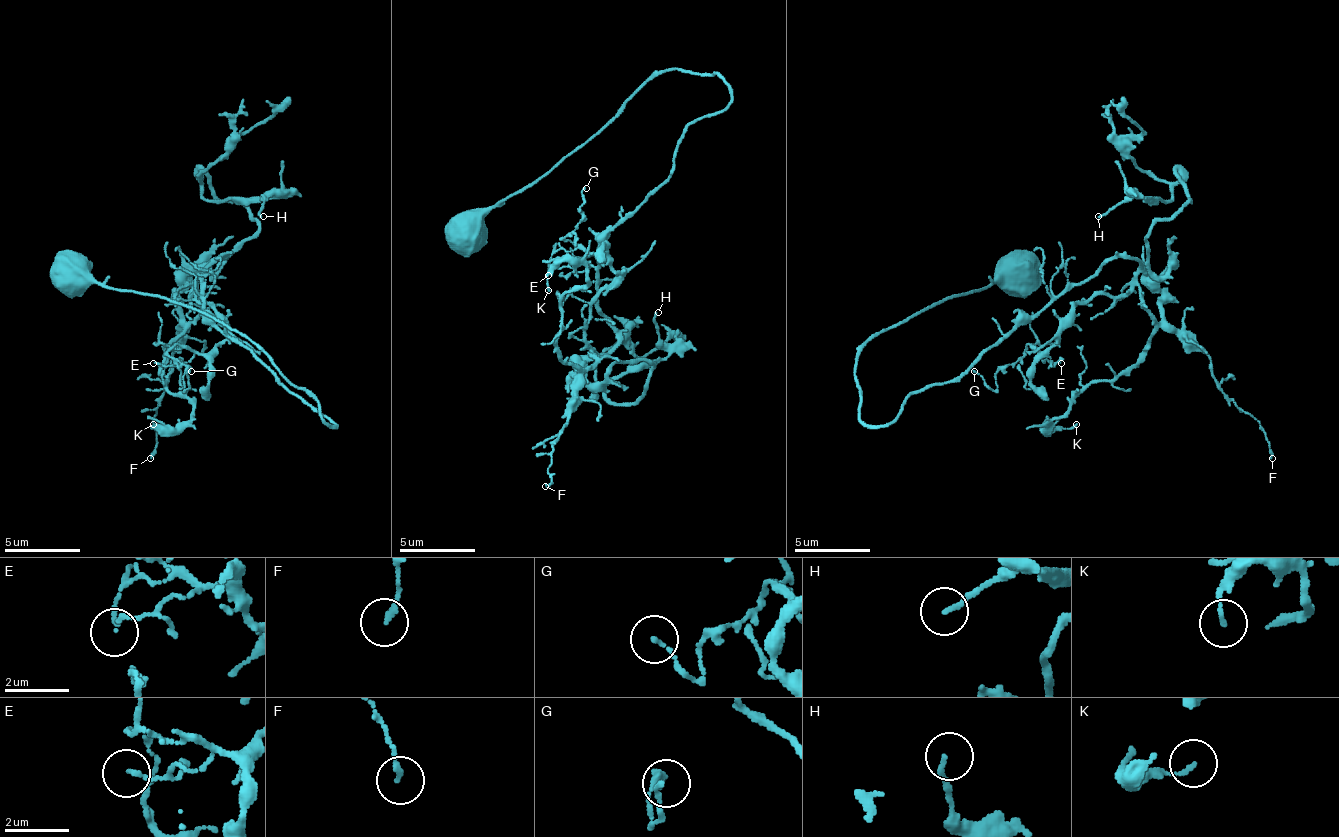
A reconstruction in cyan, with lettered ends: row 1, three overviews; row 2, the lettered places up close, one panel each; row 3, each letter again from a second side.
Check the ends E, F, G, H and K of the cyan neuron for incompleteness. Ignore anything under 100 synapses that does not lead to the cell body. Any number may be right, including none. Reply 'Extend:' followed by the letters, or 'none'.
Extend: none

